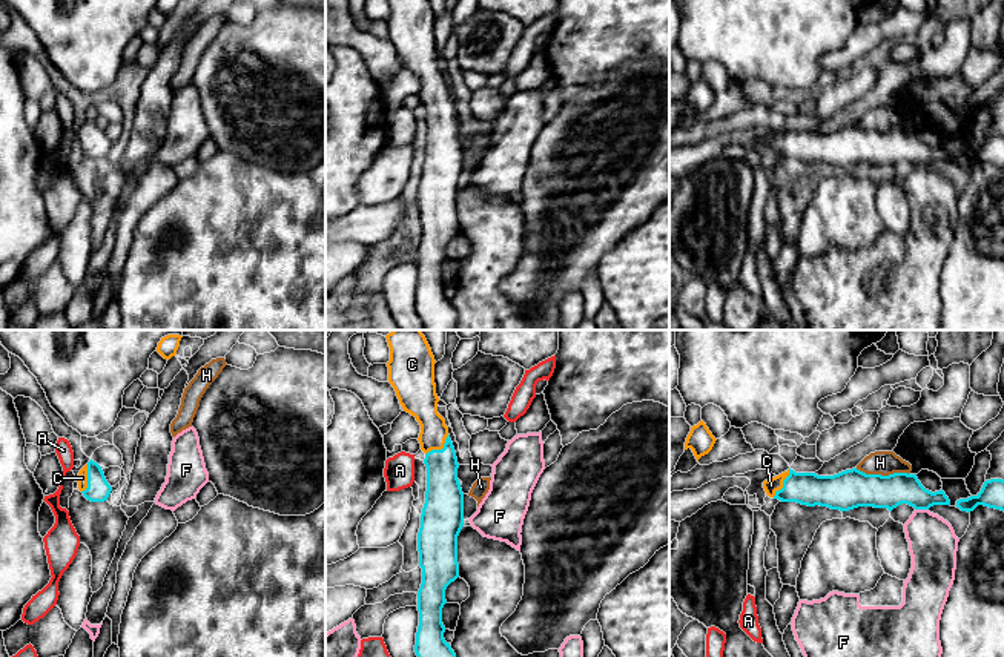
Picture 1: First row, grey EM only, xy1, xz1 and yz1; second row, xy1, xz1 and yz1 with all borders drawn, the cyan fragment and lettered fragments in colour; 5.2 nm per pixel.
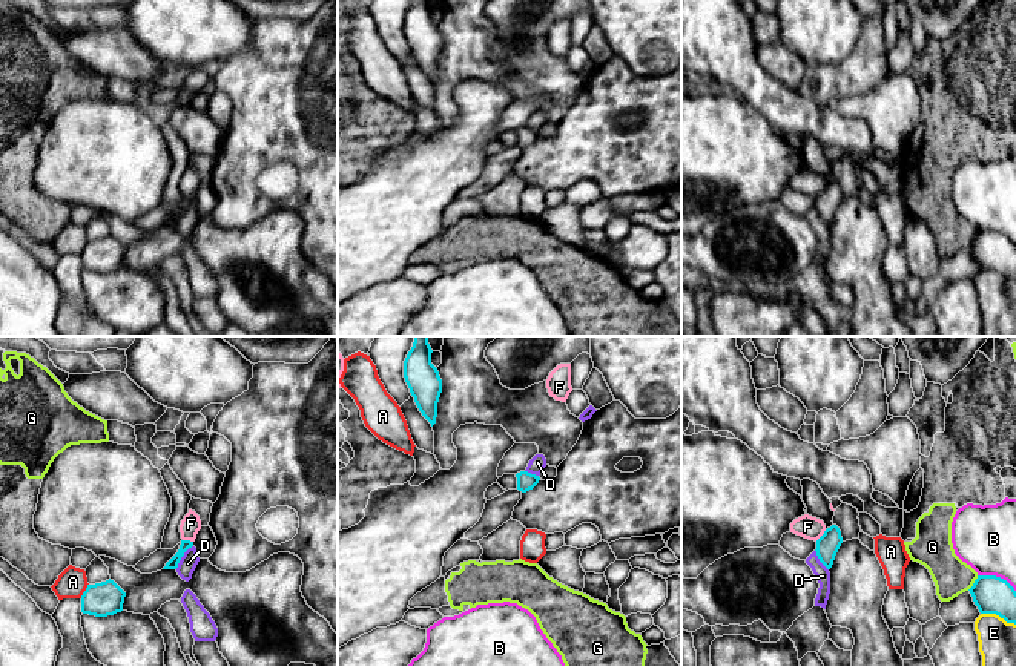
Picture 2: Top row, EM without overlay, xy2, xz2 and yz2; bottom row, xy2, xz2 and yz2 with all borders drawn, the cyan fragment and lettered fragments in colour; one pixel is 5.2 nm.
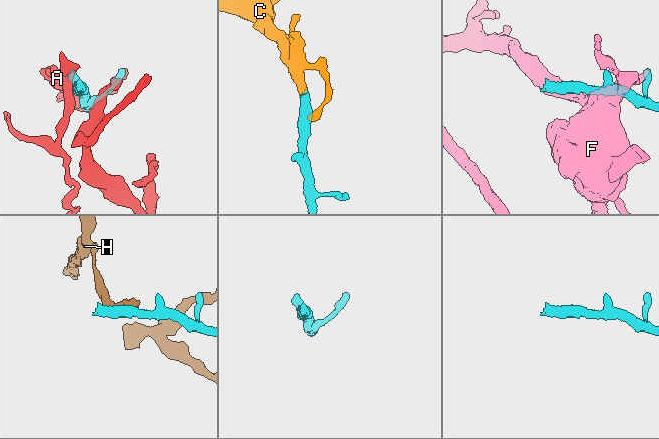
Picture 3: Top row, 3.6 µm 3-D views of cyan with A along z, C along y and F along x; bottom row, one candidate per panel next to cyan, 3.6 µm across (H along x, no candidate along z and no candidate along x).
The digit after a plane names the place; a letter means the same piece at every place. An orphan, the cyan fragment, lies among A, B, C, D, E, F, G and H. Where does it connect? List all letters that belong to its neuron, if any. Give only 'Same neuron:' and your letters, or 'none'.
Same neuron: C

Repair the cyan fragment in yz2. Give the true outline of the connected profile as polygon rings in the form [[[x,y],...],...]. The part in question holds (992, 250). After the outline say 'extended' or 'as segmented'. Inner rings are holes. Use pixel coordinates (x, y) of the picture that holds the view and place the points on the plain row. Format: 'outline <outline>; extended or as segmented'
outline [[[978,232],[968,246],[981,270],[996,270],[1016,281],[1016,247],[996,232]]]; as segmented

